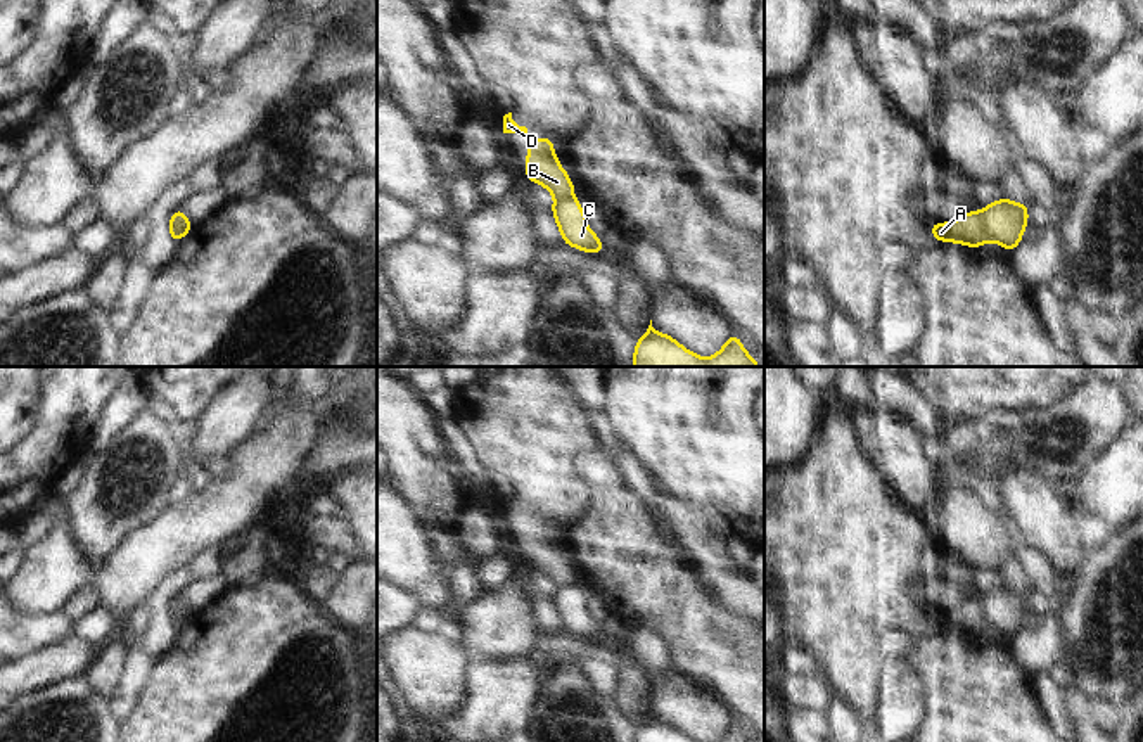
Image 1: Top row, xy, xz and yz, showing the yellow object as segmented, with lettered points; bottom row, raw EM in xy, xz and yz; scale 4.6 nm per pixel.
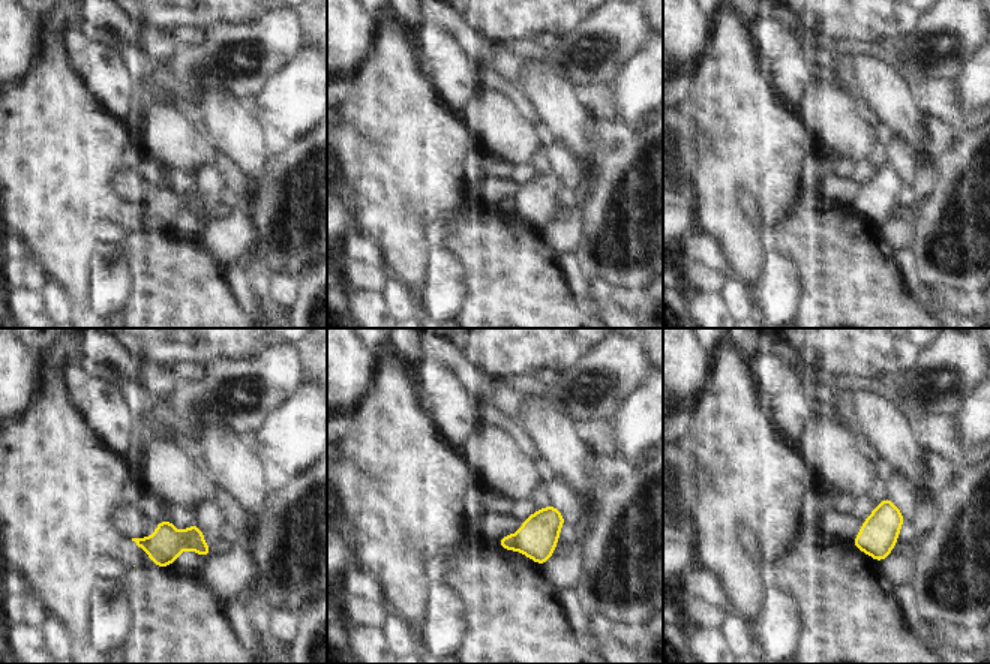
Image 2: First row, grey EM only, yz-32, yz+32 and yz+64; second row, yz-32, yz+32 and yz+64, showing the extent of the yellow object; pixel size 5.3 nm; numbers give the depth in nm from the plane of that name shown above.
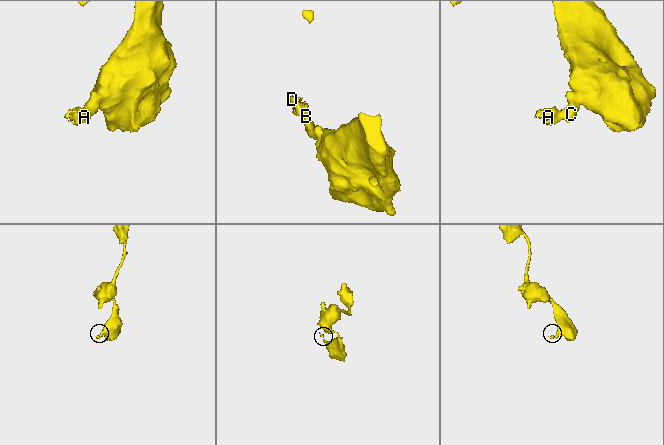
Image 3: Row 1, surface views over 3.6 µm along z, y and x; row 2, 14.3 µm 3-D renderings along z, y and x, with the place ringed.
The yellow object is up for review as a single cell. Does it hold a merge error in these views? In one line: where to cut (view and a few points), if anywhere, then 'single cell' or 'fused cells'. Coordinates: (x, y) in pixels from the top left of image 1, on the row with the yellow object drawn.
yz (979, 213), (988, 237) | fused cells

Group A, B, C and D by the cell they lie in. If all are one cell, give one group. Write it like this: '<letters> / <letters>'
A B D / C

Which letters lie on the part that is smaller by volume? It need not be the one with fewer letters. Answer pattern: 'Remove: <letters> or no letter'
Remove: A, B, D

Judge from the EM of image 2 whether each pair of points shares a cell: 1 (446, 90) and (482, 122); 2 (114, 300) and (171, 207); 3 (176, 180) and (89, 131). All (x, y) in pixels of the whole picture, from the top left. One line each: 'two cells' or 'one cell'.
1: two cells
2: two cells
3: two cells

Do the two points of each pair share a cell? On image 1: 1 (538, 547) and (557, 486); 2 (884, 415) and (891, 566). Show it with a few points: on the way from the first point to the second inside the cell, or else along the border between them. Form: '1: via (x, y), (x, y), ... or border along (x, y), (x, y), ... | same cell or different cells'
1: via (538, 531), (538, 505), (542, 502) | same cell
2: via (891, 454), (891, 469), (881, 479), (881, 528) | same cell

